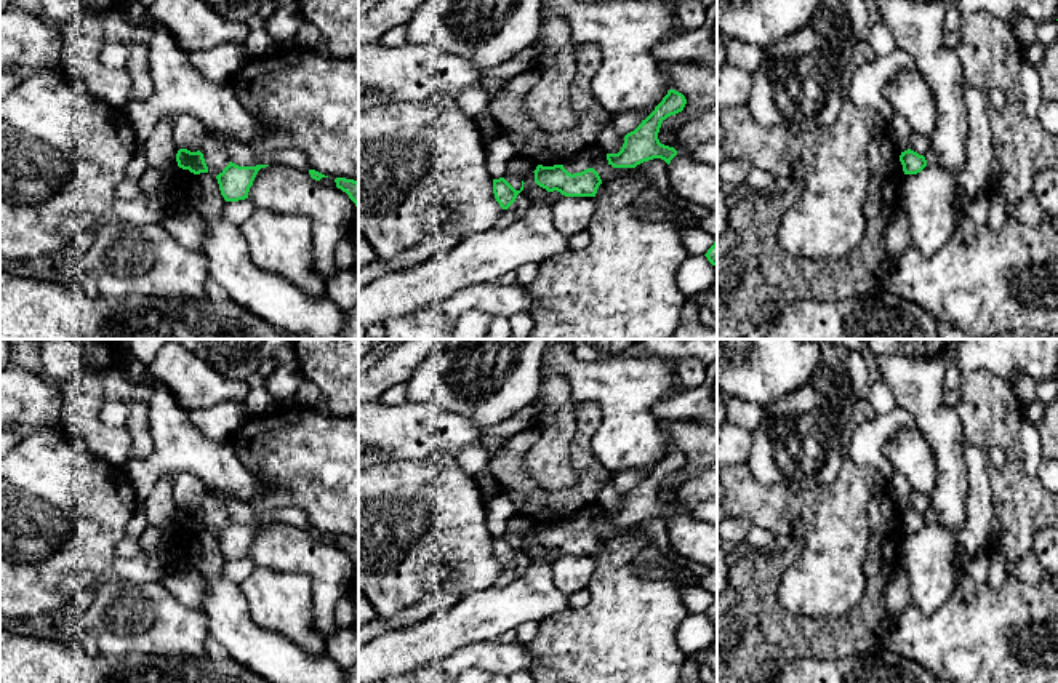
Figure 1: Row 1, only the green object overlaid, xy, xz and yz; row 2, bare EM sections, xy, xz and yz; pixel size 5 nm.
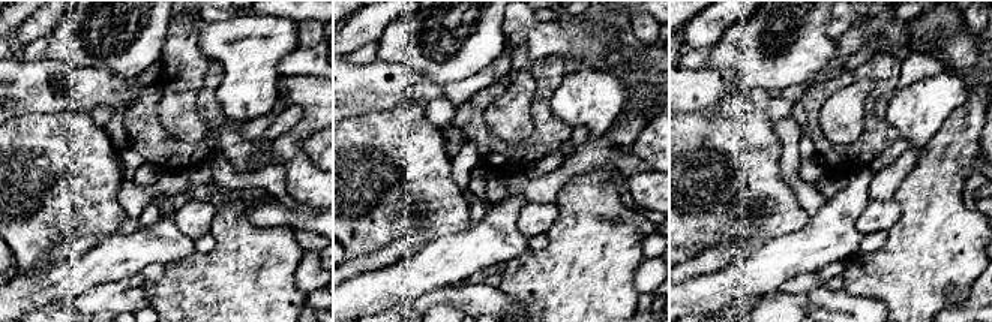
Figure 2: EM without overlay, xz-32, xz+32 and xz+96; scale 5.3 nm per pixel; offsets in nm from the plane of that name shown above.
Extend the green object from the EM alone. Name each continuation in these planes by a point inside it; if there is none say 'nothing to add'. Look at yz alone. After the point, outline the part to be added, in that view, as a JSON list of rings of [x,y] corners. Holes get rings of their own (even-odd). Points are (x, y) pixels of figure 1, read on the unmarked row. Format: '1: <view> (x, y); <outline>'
nothing to add

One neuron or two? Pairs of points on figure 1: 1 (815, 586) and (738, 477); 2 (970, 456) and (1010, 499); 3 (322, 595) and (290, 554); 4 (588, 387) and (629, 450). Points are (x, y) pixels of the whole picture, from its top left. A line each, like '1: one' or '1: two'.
1: one
2: two
3: one
4: one

